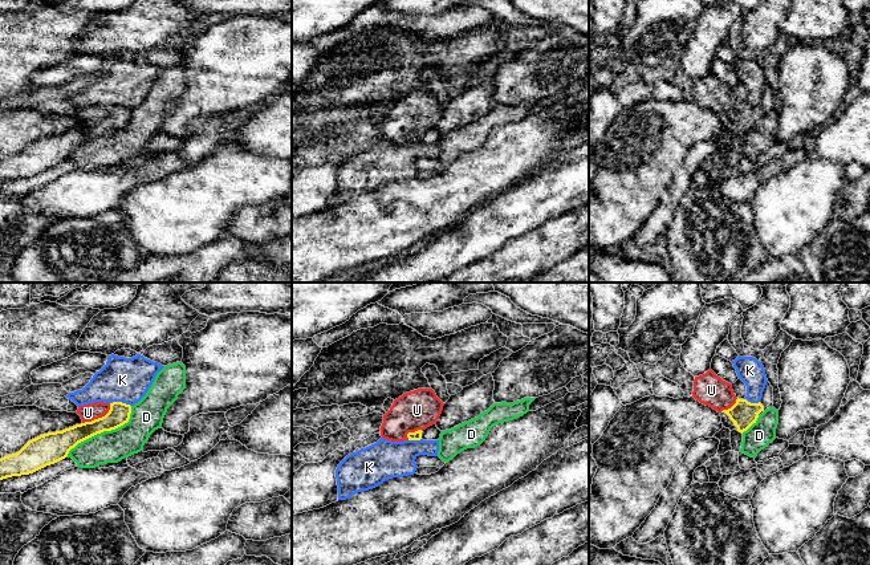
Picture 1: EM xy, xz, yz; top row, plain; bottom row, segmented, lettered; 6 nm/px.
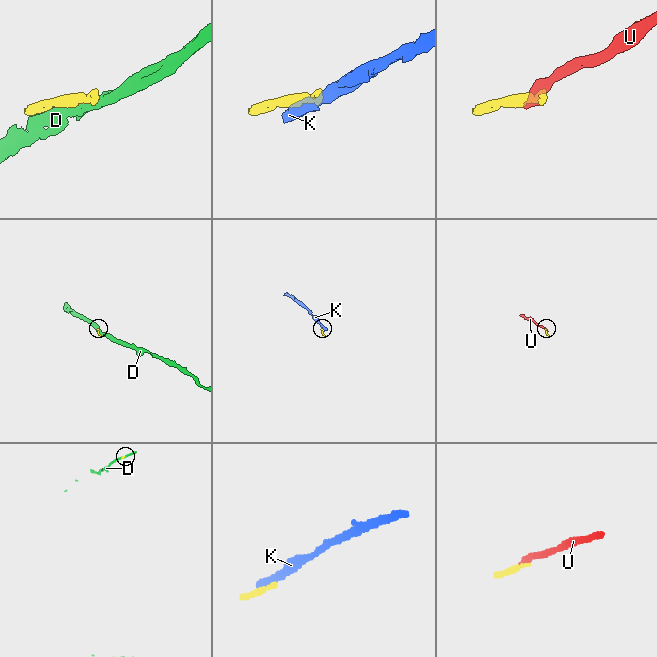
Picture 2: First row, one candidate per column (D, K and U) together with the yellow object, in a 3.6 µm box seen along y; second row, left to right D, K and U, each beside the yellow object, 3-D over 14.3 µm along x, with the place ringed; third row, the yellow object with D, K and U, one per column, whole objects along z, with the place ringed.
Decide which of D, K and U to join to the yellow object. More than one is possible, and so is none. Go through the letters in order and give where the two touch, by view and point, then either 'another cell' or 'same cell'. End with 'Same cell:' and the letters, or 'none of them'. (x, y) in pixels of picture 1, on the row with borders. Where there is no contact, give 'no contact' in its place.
D: meets yellow in xy at (102, 431); another cell
K: meets yellow in xy at (121, 402); another cell
U: meets yellow in xy at (98, 418); same cell
Same cell: U

